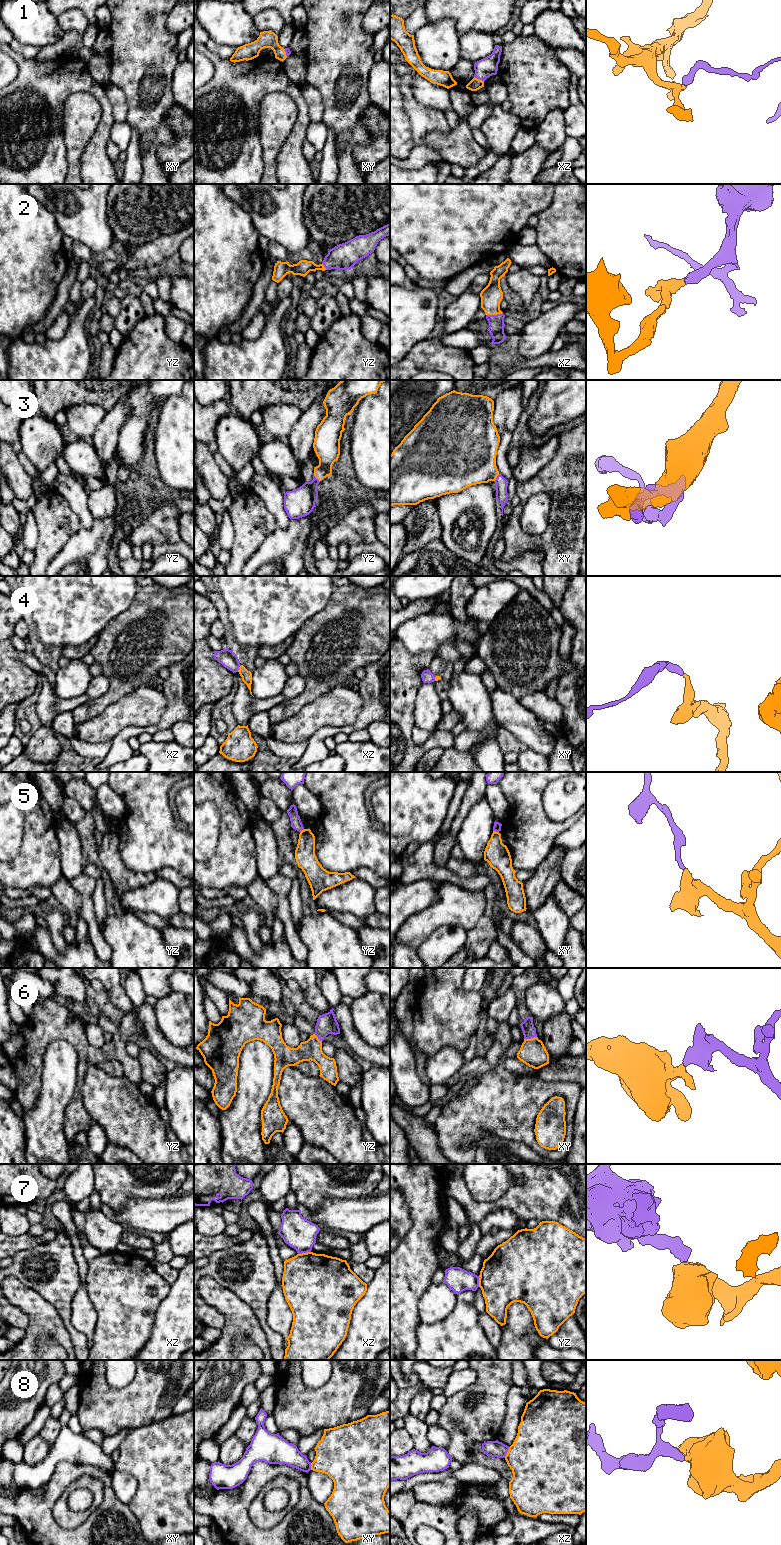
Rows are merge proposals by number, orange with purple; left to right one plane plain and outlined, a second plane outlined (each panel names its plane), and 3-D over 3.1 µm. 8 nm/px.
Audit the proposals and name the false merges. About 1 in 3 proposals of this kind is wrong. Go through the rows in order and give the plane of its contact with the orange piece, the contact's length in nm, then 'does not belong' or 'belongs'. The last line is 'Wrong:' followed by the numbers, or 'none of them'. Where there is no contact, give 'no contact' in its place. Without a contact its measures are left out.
1: meets orange in xz; contact 90 nm long; belongs
2: meets orange in xz; contact 140 nm long; belongs
3: meets orange in xy; contact 70 nm long; belongs
4: meets orange in xz; contact 70 nm long; belongs
5: meets orange in xy; contact 50 nm long; does not belong
6: meets orange in xy; contact 110 nm long; belongs
7: meets orange in xz; contact 110 nm long; does not belong
8: meets orange in xz; contact 100 nm long; does not belong
Wrong: 5, 7, 8

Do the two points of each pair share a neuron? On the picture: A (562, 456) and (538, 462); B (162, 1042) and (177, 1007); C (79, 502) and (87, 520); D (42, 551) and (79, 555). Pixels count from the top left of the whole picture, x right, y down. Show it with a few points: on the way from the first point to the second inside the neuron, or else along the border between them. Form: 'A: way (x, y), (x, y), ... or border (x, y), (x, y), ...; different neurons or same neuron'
A: border (559, 437), (559, 445), (554, 457), (535, 476); different neurons
B: border (155, 1013), (162, 1034), (183, 1047); different neurons
C: way (80, 506), (85, 516); same neuron
D: border (72, 534), (50, 561); different neurons

